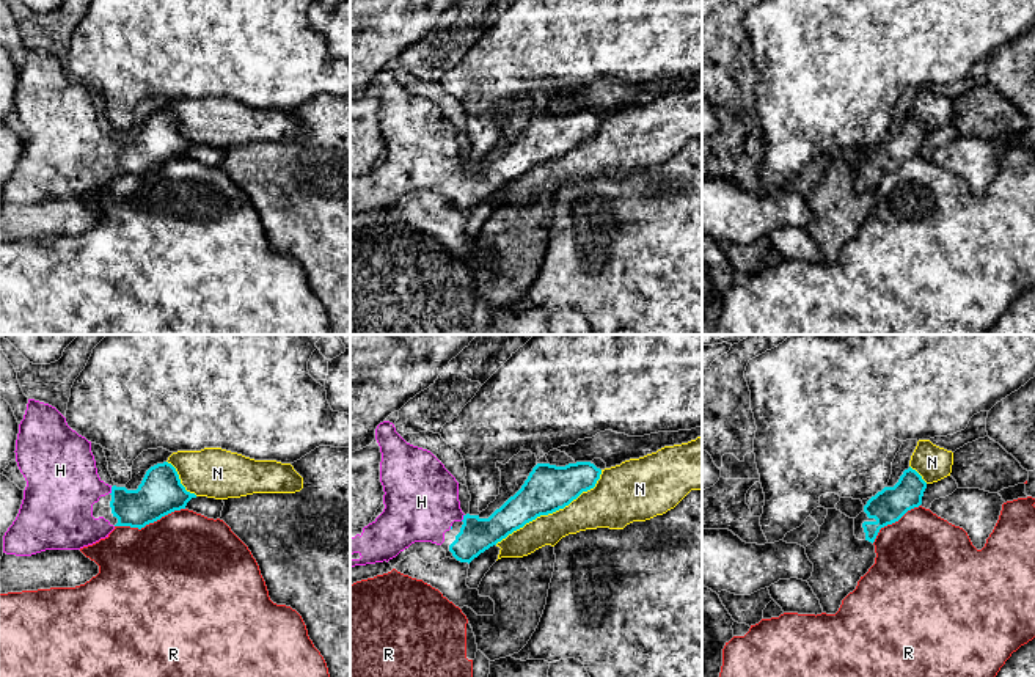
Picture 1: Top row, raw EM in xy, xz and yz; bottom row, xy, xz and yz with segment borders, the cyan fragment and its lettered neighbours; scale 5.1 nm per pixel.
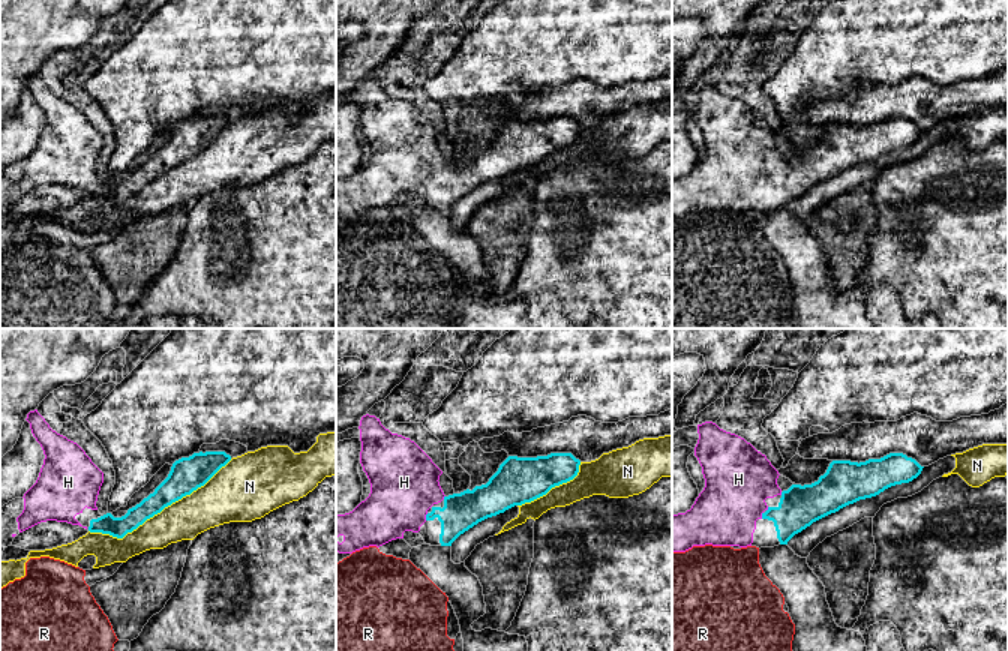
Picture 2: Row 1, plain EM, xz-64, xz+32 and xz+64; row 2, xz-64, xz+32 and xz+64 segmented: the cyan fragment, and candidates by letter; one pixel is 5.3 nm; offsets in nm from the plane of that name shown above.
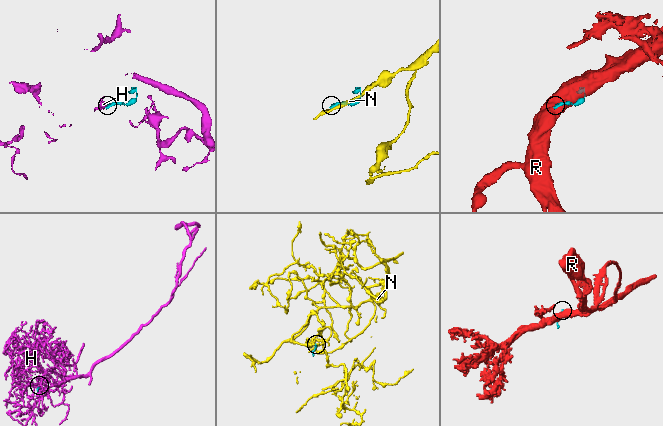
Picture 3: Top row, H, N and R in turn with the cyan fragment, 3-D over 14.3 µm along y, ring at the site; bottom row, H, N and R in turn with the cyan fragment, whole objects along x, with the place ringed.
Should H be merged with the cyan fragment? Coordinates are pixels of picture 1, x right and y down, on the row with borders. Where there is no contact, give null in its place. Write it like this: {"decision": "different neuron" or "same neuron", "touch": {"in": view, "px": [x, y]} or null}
{"decision": "same neuron", "touch": {"in": "xy", "px": [112, 490]}}

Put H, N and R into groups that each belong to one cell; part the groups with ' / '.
H / N / R

